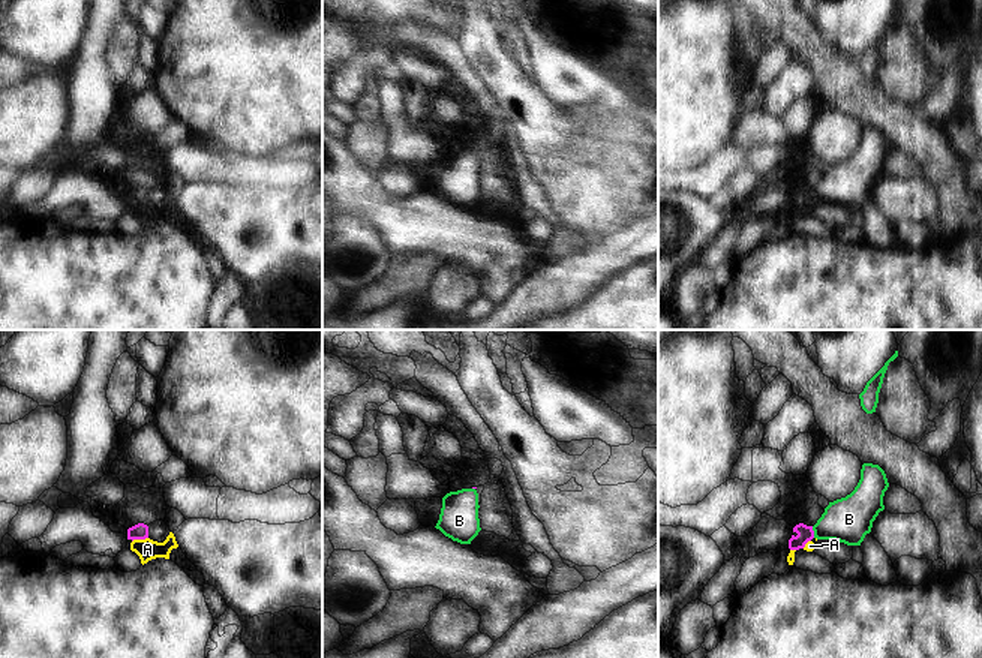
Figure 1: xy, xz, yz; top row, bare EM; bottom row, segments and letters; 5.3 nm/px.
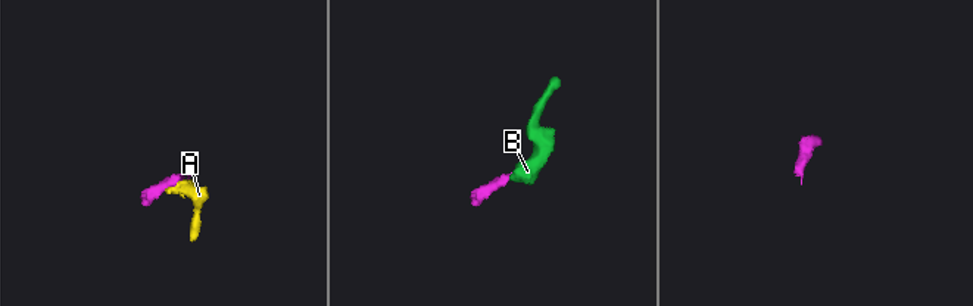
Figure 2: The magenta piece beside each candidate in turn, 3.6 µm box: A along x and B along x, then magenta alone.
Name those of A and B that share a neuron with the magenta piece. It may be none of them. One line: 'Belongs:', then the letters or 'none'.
Belongs: B

